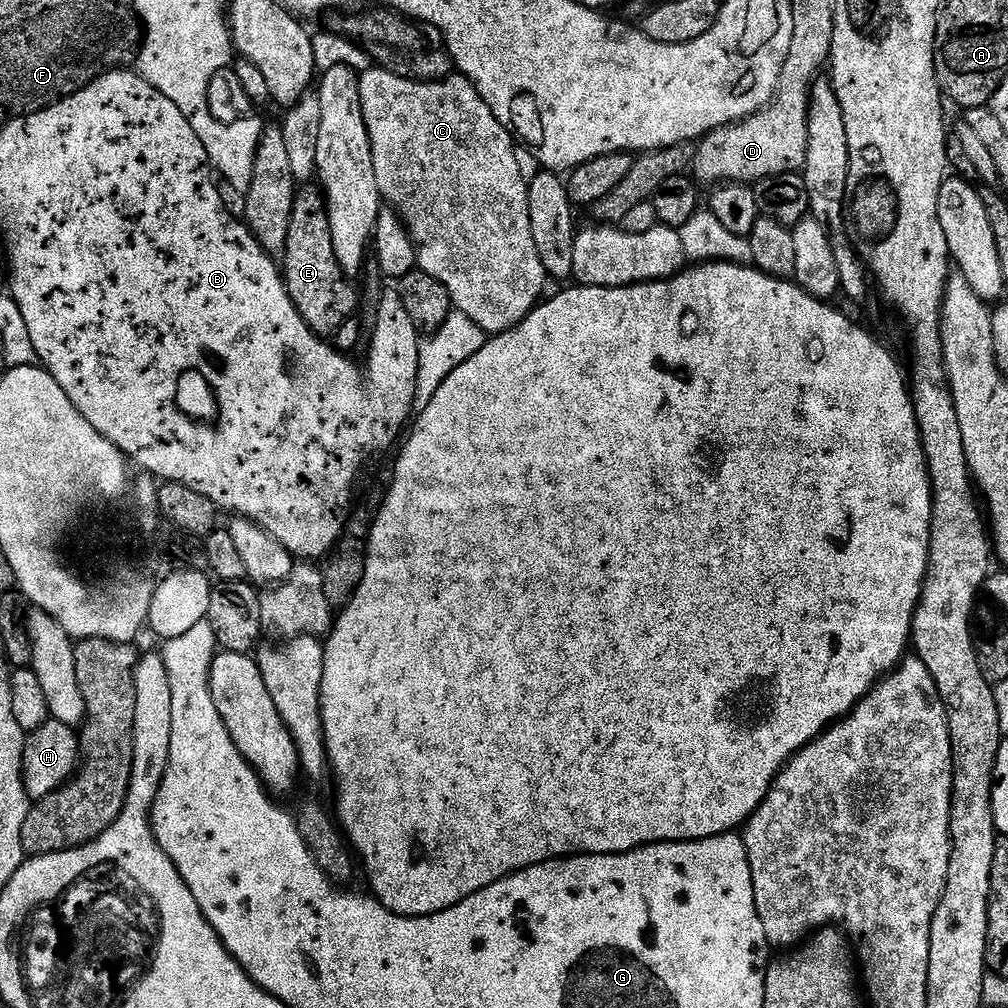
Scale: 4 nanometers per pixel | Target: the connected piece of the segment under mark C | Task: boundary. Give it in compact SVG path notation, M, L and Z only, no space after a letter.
M372 66L368 71L361 71L359 77L362 112L366 118L374 158L374 178L378 182L381 197L400 217L417 247L416 262L419 271L430 274L430 278L438 278L438 282L442 282L442 286L446 286L450 294L453 309L466 314L466 318L470 318L470 322L474 322L485 334L499 334L515 328L531 314L537 304L541 303L545 295L543 292L546 273L542 266L542 258L538 258L538 249L534 247L534 234L530 231L528 182L523 180L521 171L518 170L513 133L504 128L502 122L498 122L498 118L494 118L490 106L486 106L476 87L465 76L453 74L444 80L411 80L398 74L390 74L379 66Z

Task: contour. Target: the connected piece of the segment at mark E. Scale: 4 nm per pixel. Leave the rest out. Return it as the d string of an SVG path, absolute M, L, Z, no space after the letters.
M304 186L297 191L295 200L292 201L292 213L290 214L290 234L286 234L286 246L282 253L282 275L284 289L290 294L298 314L310 326L310 330L321 338L332 338L339 327L348 319L355 317L358 305L361 303L361 293L353 281L338 266L338 258L334 258L334 242L330 238L330 218L328 217L328 205L324 203L324 194L319 187Z

